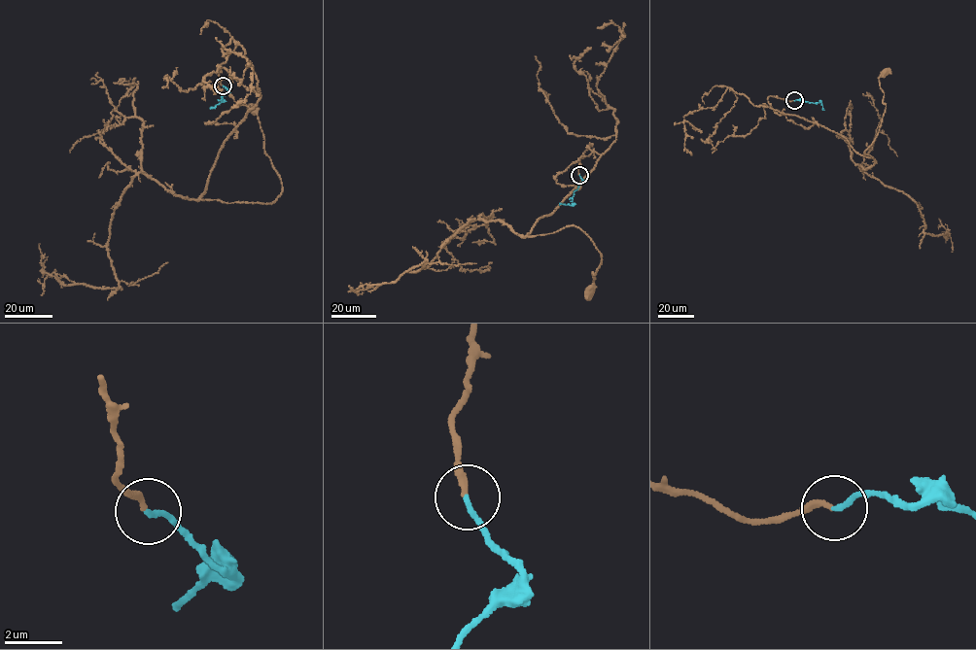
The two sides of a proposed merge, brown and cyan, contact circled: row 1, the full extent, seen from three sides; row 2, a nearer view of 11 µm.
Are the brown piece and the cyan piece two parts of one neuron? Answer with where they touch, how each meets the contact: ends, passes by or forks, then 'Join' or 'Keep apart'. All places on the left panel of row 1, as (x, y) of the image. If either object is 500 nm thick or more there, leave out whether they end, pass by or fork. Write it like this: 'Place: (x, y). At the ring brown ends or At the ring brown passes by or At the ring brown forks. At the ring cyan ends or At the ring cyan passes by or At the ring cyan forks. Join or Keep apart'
Place: (223, 85). At the ring brown ends. At the ring cyan ends. Join

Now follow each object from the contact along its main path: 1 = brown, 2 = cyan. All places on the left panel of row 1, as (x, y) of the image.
1: (223, 85), (224, 67), (230, 94), (250, 110), (220, 151), (200, 199), (267, 204), (281, 193), (253, 108)
2: (223, 85), (228, 91), (221, 96), (223, 102), (210, 109)

